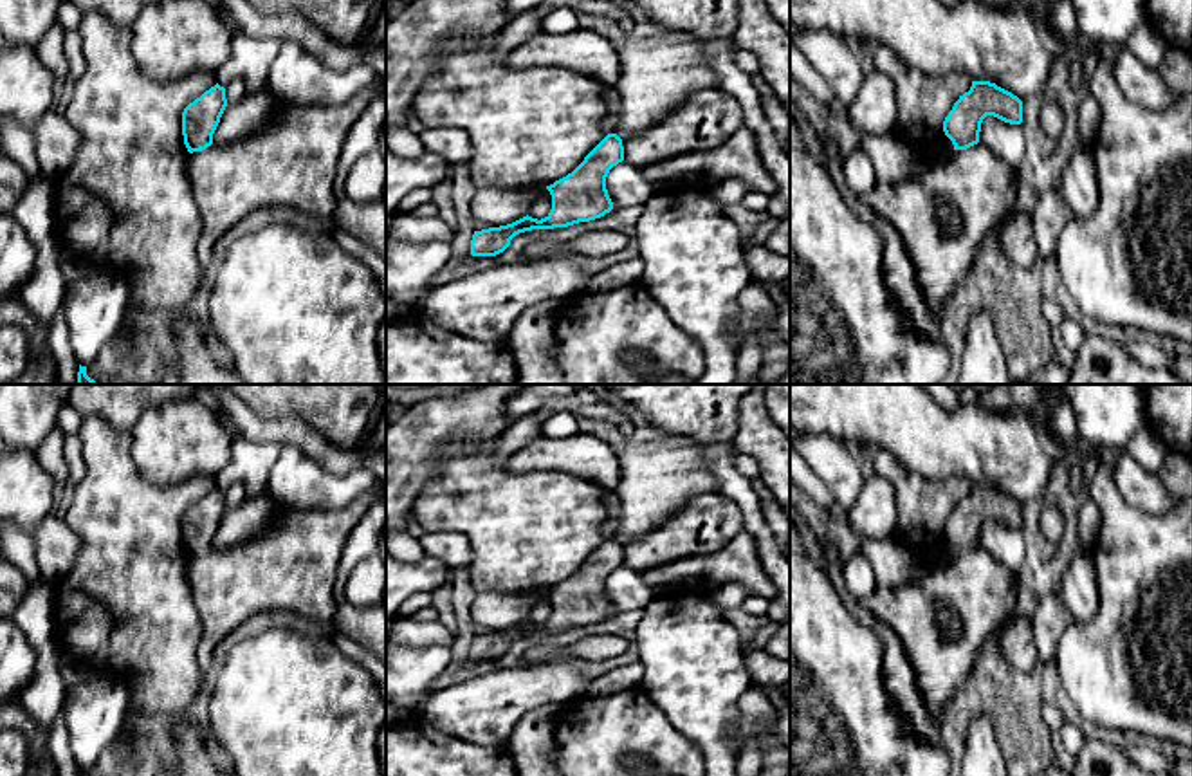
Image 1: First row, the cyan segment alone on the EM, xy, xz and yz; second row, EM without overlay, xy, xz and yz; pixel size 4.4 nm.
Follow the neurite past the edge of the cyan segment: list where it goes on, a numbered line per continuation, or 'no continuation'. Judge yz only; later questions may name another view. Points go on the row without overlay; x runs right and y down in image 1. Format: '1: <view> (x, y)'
no continuation

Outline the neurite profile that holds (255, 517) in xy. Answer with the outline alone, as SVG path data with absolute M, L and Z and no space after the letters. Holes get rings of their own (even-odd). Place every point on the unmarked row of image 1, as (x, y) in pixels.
M261 491L247 496L238 507L227 509L213 538L213 549L242 545L272 529L274 518L287 509L276 507Z

